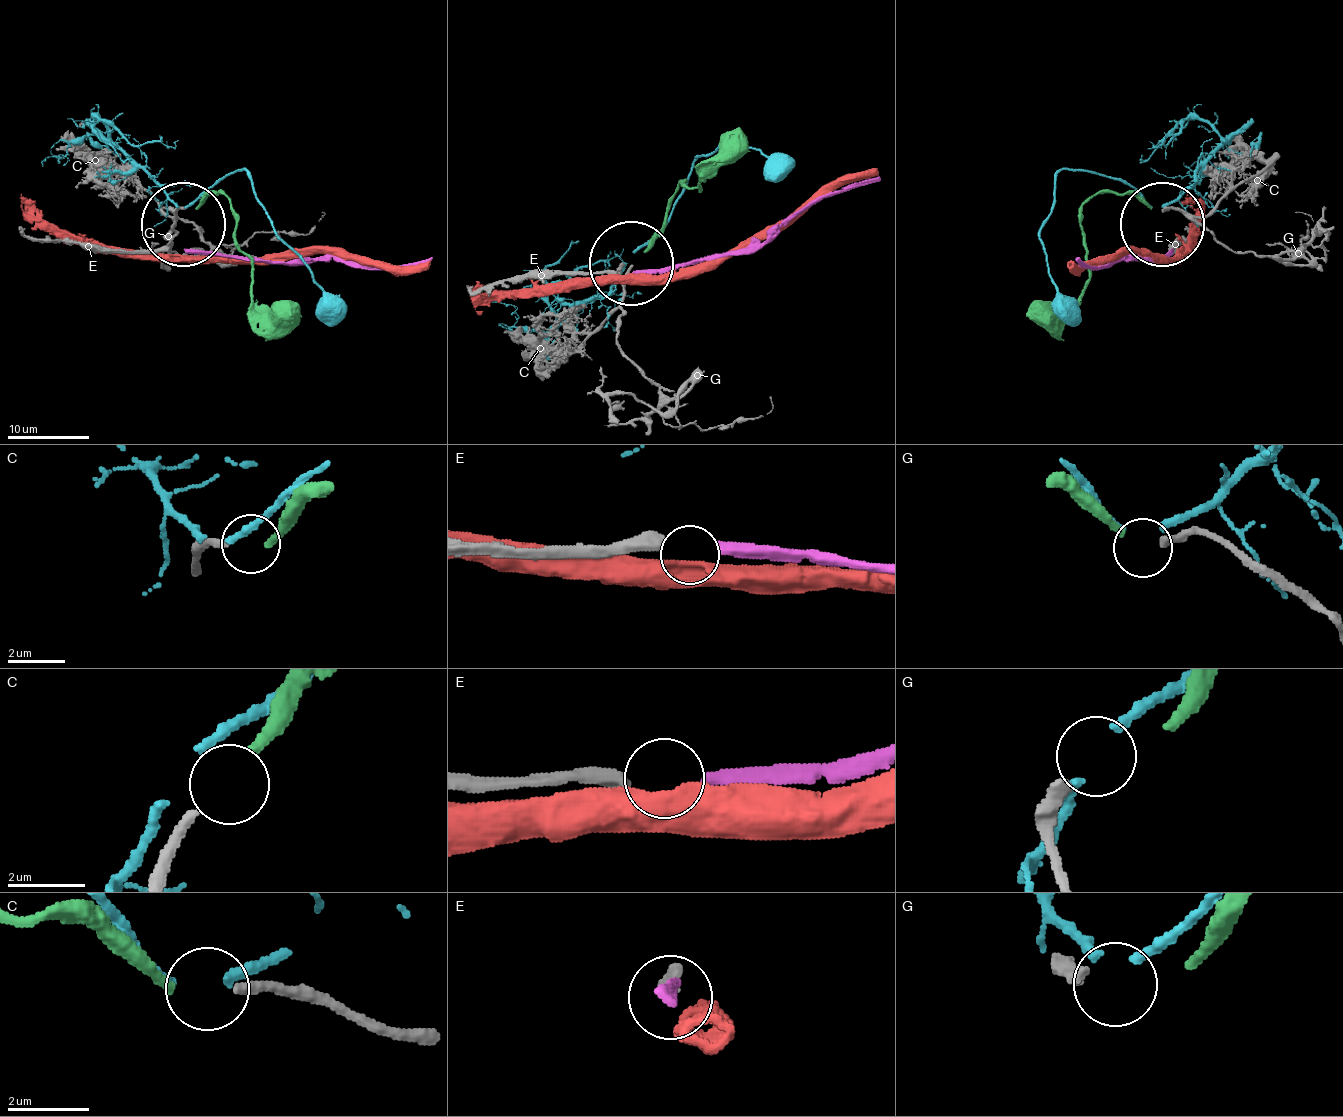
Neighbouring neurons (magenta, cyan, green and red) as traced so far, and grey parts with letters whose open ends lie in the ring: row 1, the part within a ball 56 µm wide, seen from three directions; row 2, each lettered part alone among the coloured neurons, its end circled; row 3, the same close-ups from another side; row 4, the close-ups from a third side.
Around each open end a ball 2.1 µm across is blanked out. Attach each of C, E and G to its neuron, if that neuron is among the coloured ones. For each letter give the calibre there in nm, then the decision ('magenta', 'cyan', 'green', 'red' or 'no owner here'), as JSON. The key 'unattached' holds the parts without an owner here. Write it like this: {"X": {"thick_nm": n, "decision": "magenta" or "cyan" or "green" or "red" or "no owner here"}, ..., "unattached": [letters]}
{"C": {"thick_nm": 260, "decision": "green"}, "E": {"thick_nm": 440, "decision": "magenta"}, "G": {"thick_nm": 340, "decision": "no owner here"}, "unattached": ["G"]}

